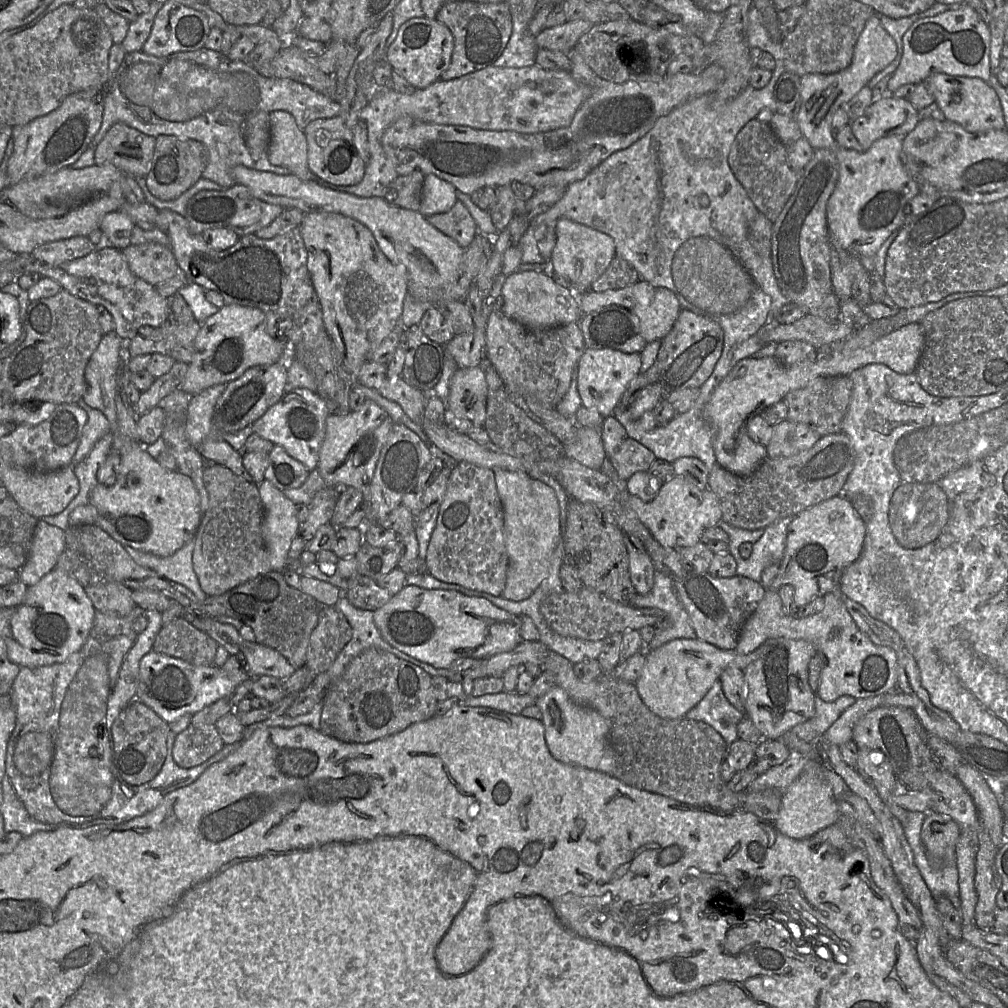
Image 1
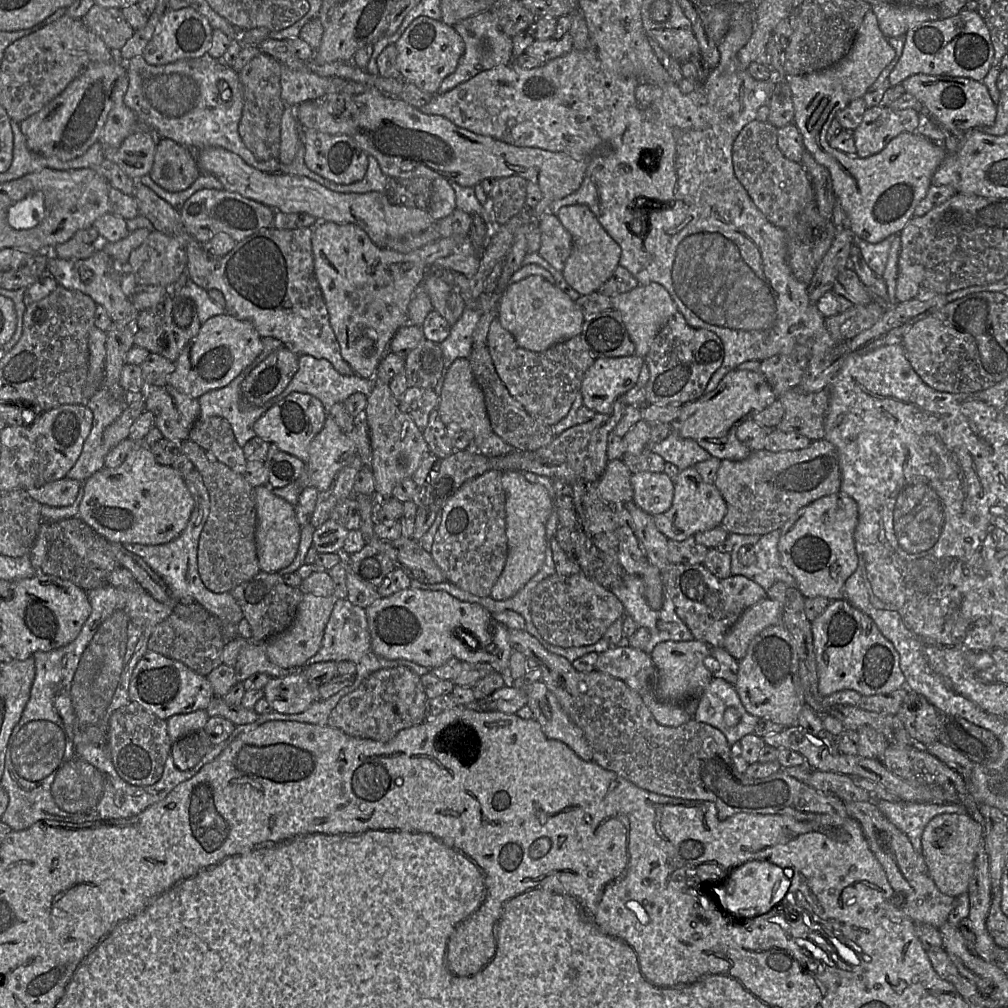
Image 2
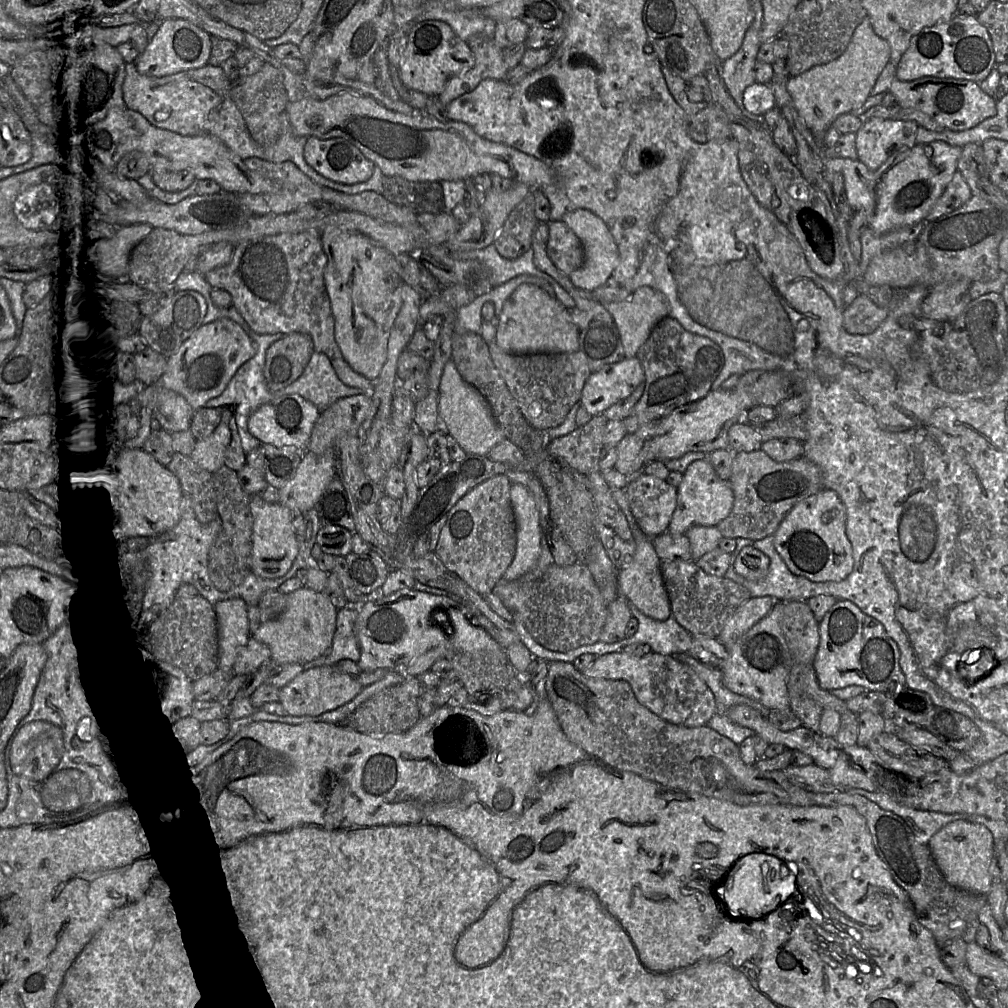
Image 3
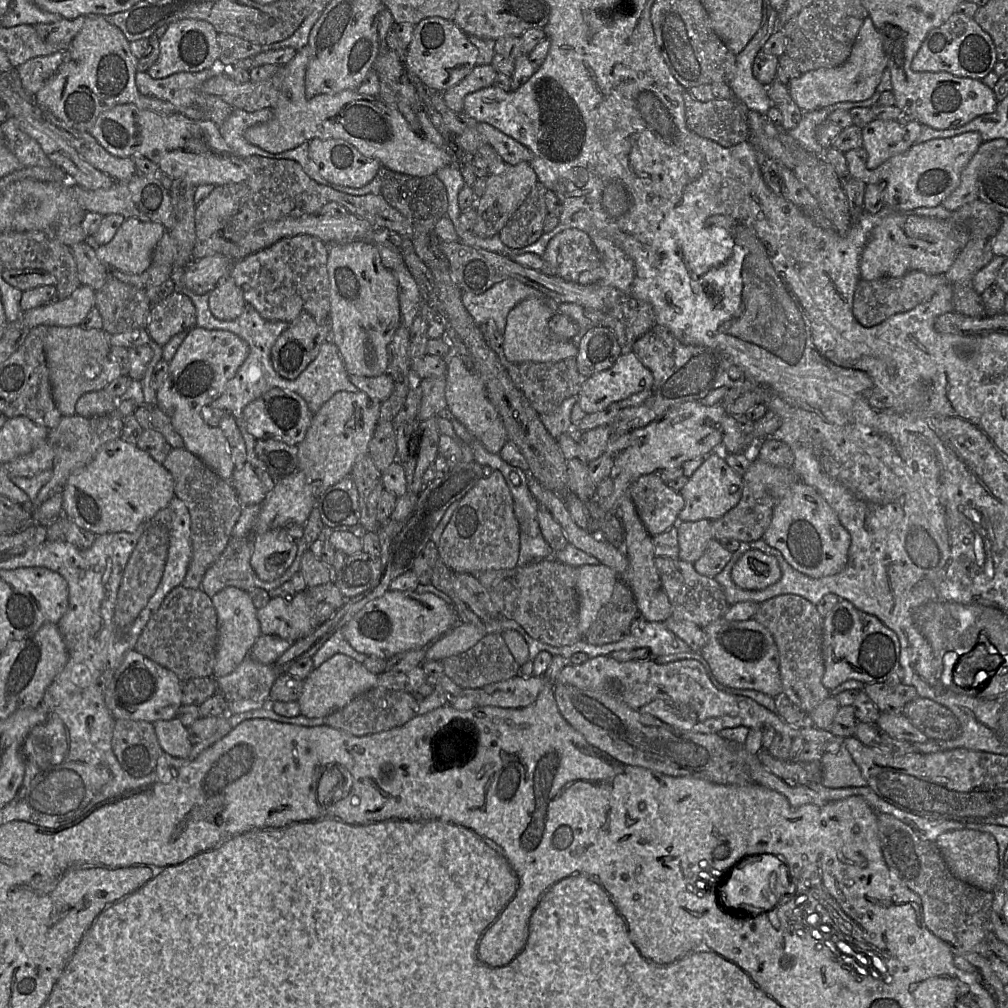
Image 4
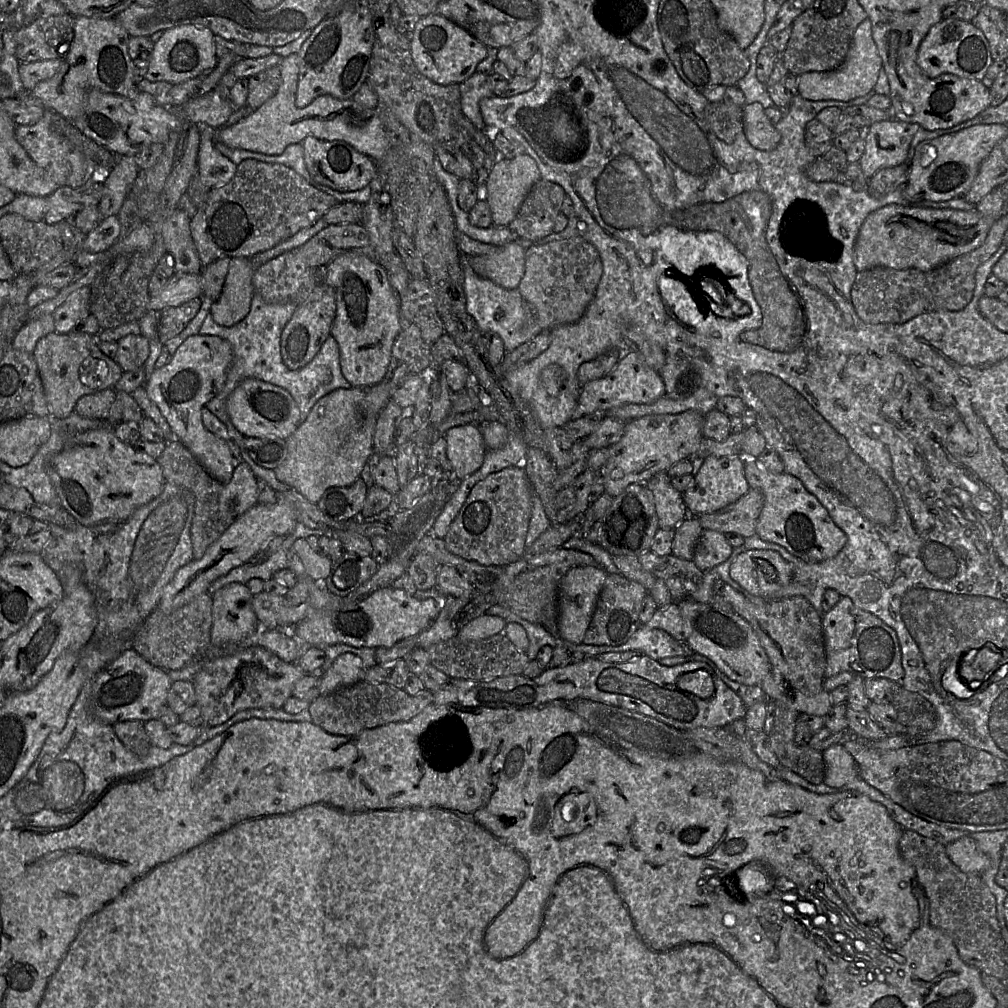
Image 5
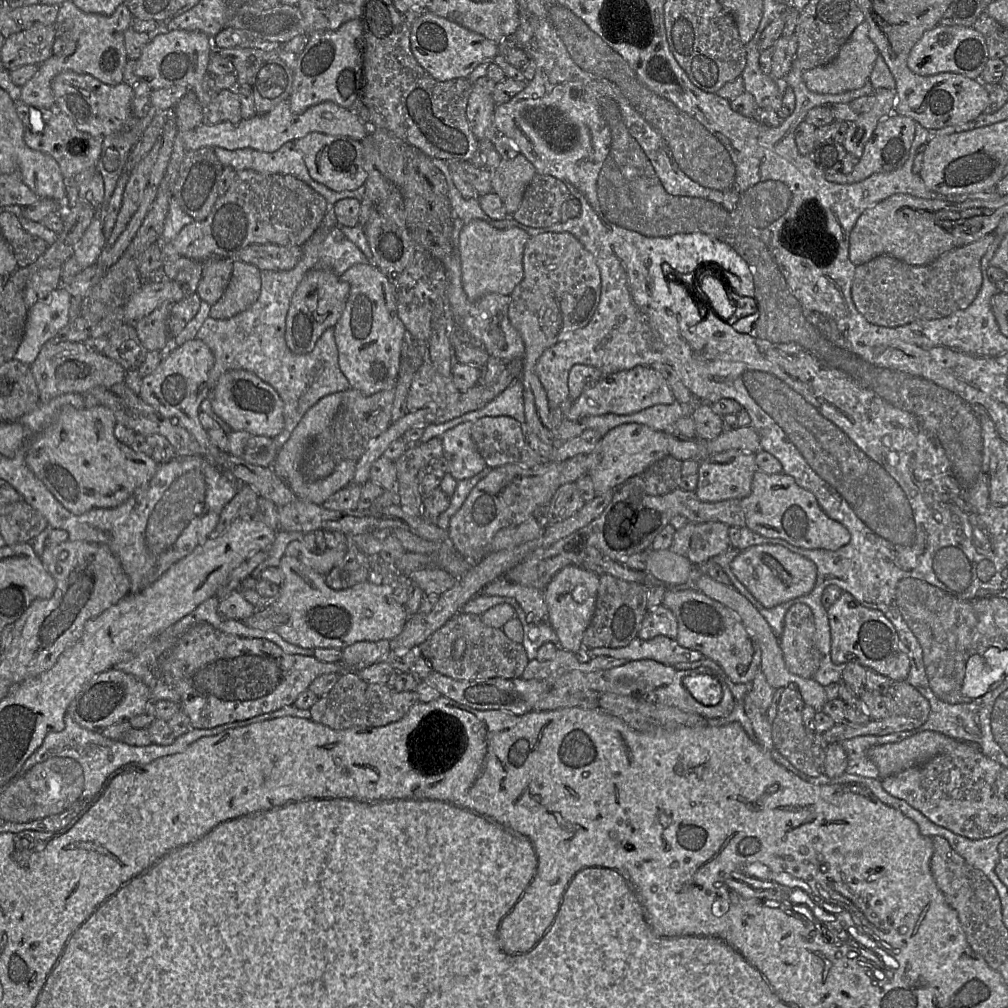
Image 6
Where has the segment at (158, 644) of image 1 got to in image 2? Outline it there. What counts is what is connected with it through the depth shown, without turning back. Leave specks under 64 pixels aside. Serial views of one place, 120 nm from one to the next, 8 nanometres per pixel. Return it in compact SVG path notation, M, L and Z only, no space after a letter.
M197 602L184 605L189 605L190 610L194 610L194 614L190 617L179 617L171 613L155 627L148 641L148 650L180 661L194 672L206 676L222 664L225 645L222 622Z

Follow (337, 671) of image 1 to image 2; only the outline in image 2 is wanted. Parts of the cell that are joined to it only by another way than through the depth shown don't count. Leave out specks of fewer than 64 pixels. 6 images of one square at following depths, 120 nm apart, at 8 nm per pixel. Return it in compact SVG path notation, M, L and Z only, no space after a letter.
M348 598L335 600L333 611L325 628L322 646L316 655L306 662L305 666L327 661L351 661L356 665L355 679L345 688L349 688L354 683L359 683L360 685L371 673L383 668L405 666L420 677L432 672L432 669L421 666L412 661L403 659L388 660L377 656L371 648L371 637L365 608L352 604Z

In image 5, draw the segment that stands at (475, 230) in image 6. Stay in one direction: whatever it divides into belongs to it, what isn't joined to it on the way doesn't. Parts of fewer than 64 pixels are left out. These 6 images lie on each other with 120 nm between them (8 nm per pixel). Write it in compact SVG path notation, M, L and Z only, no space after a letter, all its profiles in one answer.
M516 242L495 247L493 252L469 257L469 264L478 276L505 289L517 289L525 271L525 249Z

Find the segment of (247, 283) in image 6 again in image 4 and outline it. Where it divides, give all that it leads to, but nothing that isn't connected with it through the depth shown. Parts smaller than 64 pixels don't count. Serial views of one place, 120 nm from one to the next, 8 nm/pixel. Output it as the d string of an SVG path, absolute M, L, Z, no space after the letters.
M228 275L211 292L209 292L209 309L218 319L232 321L243 312L246 301L241 289Z

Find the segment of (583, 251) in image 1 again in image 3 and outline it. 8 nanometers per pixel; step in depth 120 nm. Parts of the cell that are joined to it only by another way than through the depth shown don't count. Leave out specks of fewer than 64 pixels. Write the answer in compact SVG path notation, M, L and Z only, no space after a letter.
M580 208L567 212L562 217L562 221L573 230L584 249L584 262L580 268L569 275L570 281L577 288L593 291L607 281L618 265L620 259L618 247L605 222L588 209Z

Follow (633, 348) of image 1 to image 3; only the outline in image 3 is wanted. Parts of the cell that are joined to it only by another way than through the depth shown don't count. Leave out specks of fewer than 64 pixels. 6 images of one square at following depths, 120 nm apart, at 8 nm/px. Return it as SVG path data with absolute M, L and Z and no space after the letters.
M592 320L580 331L579 351L592 372L626 358L619 330L614 322Z

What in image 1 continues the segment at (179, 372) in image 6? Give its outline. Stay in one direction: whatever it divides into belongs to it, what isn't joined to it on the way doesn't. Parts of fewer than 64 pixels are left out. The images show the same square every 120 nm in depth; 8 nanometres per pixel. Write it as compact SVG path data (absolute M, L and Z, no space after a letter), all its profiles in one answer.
M227 304L201 323L194 341L194 354L179 388L196 395L221 383L229 383L256 365L272 364L285 358L290 346L270 336L265 329L265 315L255 307Z

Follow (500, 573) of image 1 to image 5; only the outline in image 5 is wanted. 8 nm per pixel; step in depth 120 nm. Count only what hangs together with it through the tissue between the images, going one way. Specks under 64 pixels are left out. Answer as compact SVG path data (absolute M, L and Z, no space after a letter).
M510 466L499 472L488 475L479 481L470 491L458 514L451 522L445 537L445 546L452 554L468 561L474 561L484 566L507 566L517 562L524 556L525 536L533 506L533 492L525 469Z

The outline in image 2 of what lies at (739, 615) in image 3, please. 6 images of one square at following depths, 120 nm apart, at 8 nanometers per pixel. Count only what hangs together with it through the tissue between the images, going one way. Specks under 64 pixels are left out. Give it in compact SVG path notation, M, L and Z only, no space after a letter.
M768 596L740 615L725 635L723 647L736 660L746 655L750 642L765 628L783 622L783 605Z

